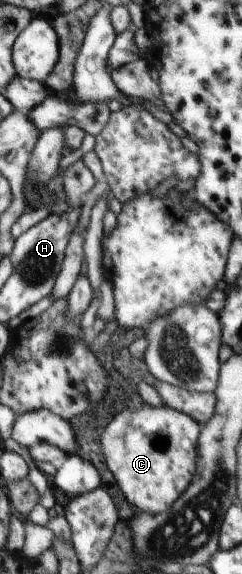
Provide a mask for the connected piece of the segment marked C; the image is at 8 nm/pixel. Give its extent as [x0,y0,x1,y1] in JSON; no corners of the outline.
[103,403,202,514]

